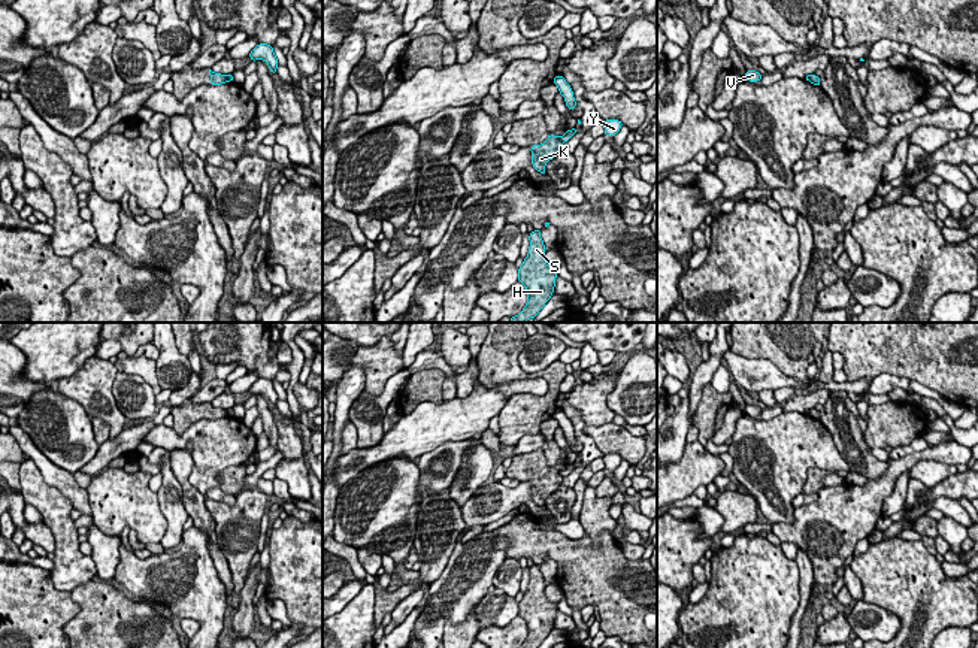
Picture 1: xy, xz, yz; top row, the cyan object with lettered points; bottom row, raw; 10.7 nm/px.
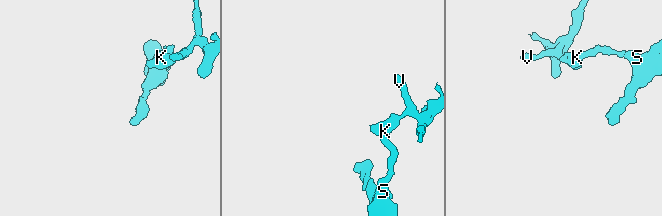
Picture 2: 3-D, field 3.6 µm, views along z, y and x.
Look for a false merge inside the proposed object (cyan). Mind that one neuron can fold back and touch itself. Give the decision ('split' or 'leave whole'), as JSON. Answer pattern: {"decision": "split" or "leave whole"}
{"decision": "split"}

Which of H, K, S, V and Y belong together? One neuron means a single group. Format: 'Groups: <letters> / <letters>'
Groups: H K S / V Y

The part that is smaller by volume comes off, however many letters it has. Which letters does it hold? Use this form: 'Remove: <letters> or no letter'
Remove: V, Y

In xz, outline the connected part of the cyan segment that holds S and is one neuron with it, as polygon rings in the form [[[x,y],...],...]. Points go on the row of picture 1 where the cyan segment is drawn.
[[[542,230],[529,234],[529,254],[518,267],[518,282],[527,290],[527,303],[523,311],[512,317],[509,323],[526,323],[535,318],[554,294],[557,269],[545,263],[545,245],[541,237]]]

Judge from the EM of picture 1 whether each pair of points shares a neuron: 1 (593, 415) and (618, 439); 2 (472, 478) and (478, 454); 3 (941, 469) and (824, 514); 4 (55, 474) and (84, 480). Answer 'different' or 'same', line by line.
1: different
2: same
3: different
4: different

